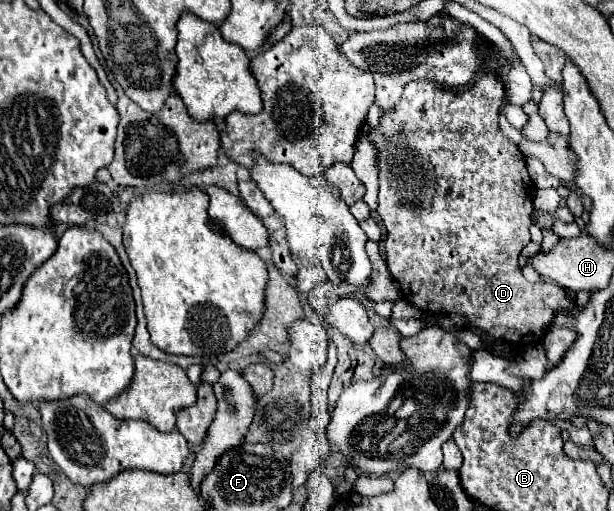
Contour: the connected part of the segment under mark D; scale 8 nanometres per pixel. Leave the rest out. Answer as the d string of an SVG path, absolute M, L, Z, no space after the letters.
M484 72L476 78L476 82L464 90L450 90L450 88L442 88L436 86L430 80L416 80L416 82L408 82L408 86L404 86L404 92L400 96L400 102L396 104L394 110L388 110L380 116L378 128L368 132L368 142L378 150L376 162L378 162L378 214L388 230L386 236L386 256L388 256L388 270L390 274L396 278L396 282L400 284L402 296L406 302L414 304L418 310L422 310L424 314L450 314L450 312L458 312L464 314L468 318L470 326L476 326L478 330L488 332L492 338L502 338L508 342L518 344L518 338L524 338L526 342L538 342L548 324L554 320L556 312L560 310L570 310L574 304L572 300L566 296L566 292L552 282L538 282L538 284L530 284L528 280L524 280L522 270L518 268L518 256L522 252L522 248L530 242L530 224L532 224L532 200L536 194L536 186L532 184L528 170L526 170L526 162L522 152L516 148L516 144L512 144L500 130L498 124L498 114L500 114L500 104L506 96L506 88L504 82L492 74L492 72Z

